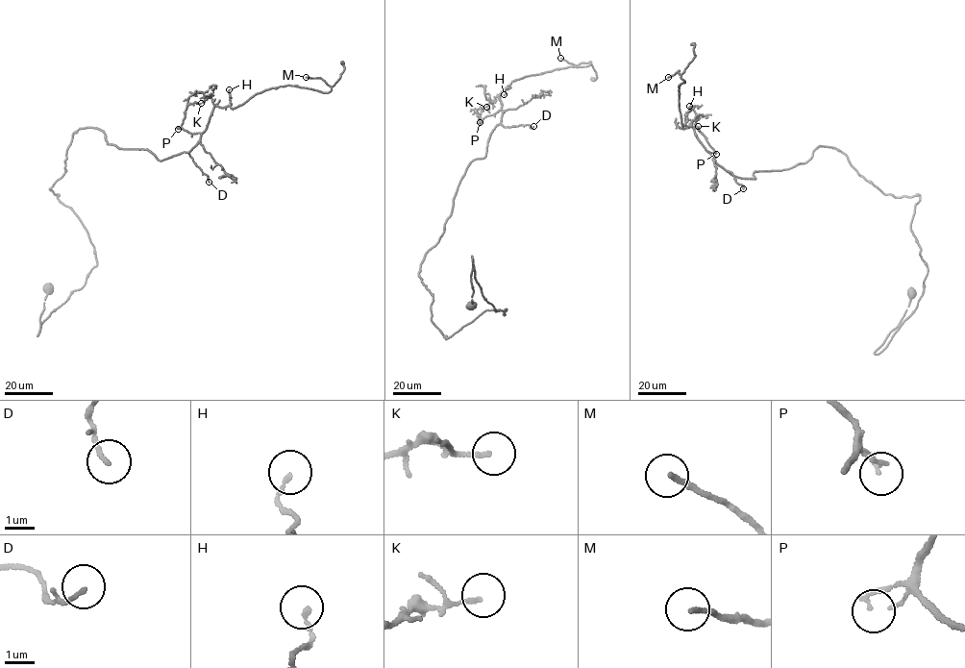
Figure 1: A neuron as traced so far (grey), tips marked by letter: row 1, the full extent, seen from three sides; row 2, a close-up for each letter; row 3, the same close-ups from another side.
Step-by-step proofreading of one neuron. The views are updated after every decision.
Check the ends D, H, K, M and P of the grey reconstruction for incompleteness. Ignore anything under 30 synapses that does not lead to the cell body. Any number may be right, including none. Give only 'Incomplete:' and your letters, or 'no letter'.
Incomplete: M

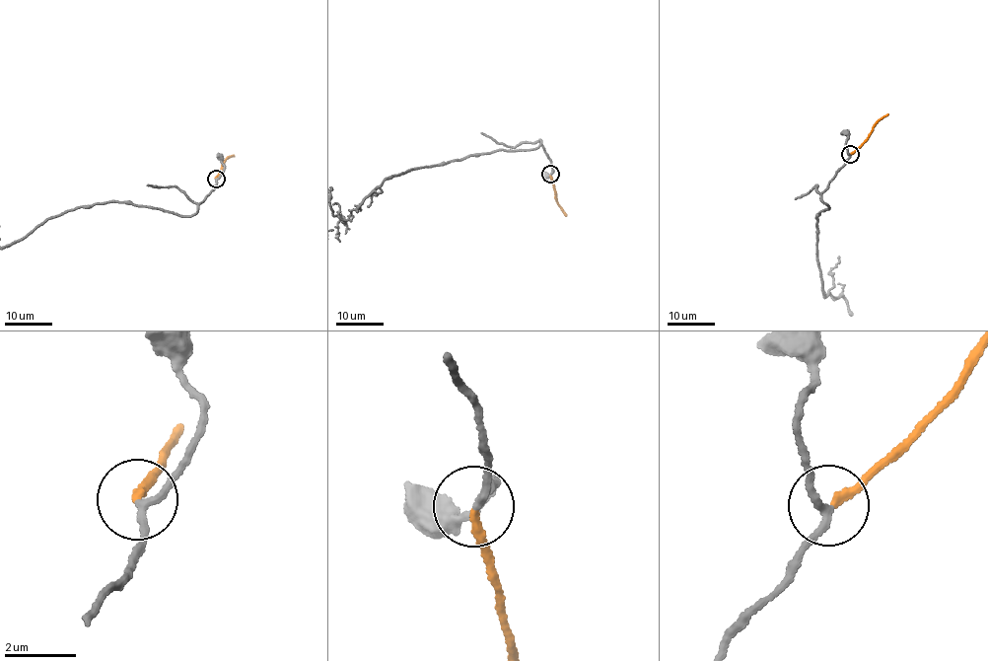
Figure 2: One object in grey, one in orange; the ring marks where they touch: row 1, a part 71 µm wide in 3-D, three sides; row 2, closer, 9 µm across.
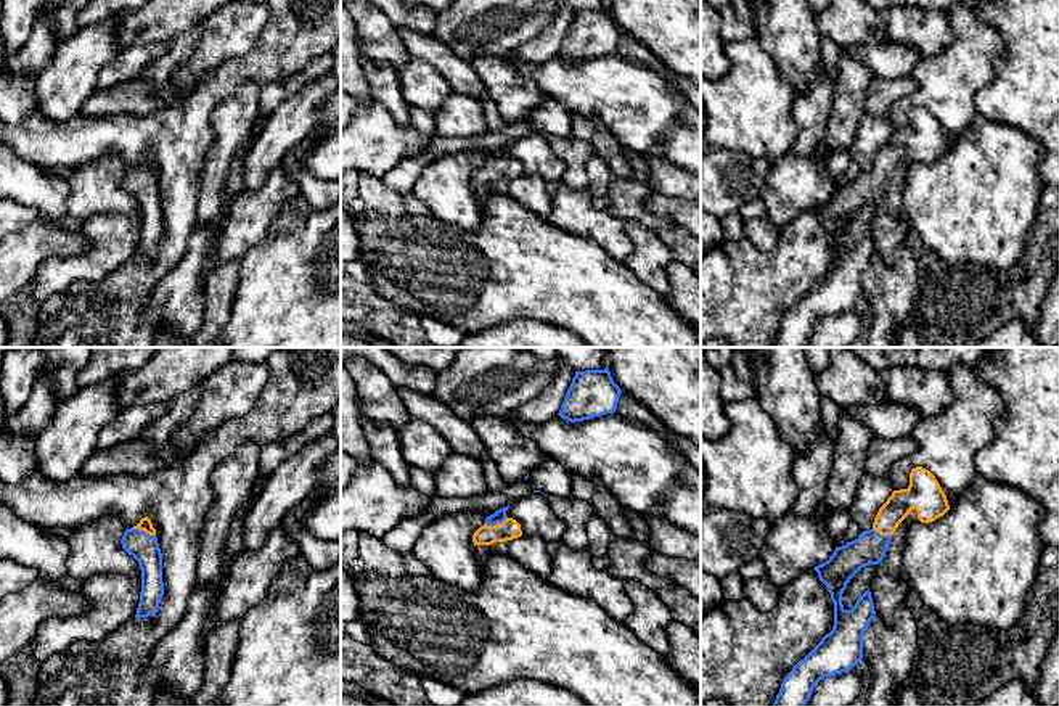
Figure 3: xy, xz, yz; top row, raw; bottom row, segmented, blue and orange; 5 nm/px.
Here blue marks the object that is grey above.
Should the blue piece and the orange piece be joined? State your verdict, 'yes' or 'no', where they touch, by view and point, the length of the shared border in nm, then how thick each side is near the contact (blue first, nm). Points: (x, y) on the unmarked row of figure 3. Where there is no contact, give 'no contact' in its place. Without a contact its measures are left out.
yes | xz (495, 163) | 130 nm | 60/100 nm

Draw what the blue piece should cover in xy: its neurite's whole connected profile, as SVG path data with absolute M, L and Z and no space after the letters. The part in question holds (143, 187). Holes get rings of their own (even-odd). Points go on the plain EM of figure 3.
M145 156L137 166L125 169L121 183L141 209L141 232L135 257L156 256L164 235L164 222L162 193L151 159Z

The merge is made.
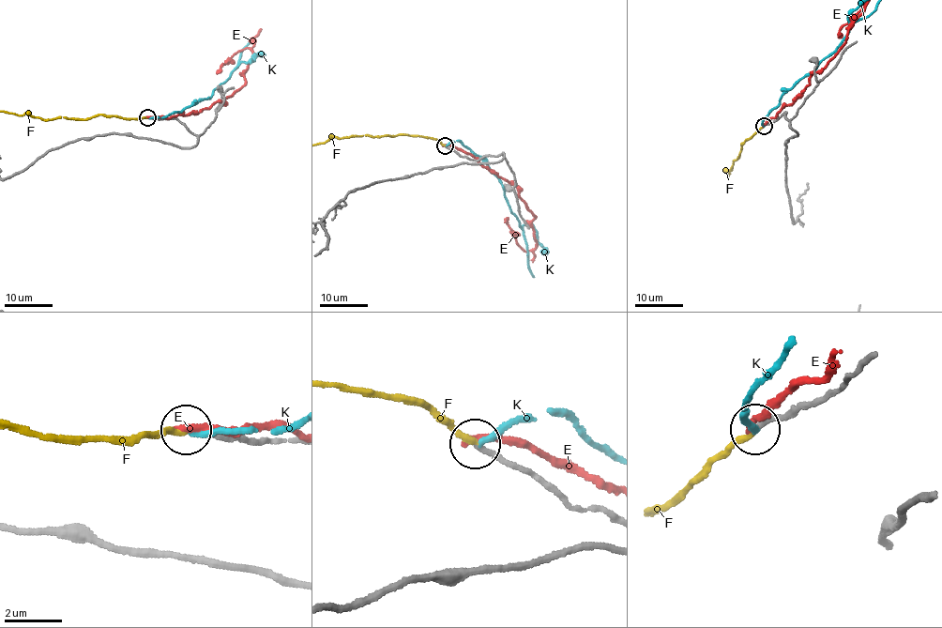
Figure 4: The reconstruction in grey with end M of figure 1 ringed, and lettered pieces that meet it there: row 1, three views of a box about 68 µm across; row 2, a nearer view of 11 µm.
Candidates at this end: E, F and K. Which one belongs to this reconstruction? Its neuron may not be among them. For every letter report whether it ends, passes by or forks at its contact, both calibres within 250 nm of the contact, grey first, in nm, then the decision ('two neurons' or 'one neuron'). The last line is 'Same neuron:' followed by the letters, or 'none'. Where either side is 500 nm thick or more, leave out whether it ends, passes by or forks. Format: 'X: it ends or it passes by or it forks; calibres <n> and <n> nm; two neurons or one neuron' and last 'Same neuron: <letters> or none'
E: it ends; calibres 190 and 280 nm; two neurons
F: it ends; calibres 190 and 170 nm; one neuron
K: it ends; calibres 200 and 200 nm; two neurons
Same neuron: F

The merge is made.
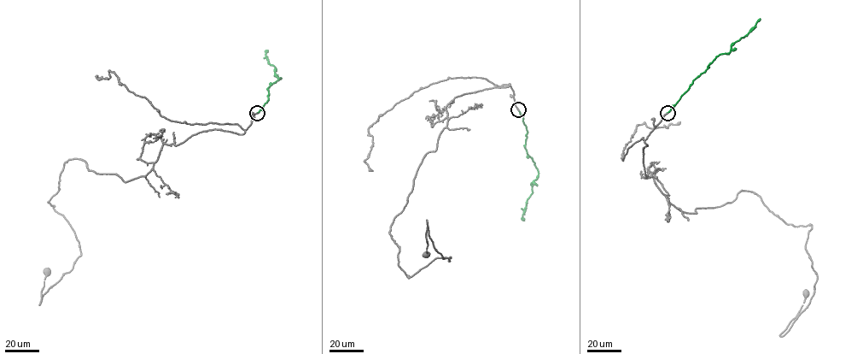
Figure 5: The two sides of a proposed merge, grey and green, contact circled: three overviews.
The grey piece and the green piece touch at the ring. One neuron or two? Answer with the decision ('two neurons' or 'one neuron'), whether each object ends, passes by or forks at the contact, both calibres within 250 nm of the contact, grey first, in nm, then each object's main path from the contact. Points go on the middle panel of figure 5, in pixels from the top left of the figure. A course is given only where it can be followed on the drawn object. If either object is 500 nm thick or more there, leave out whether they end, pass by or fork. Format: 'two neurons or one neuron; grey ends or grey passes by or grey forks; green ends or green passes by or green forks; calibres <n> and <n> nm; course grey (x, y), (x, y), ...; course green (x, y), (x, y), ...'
two neurons; grey ends; green ends; calibres 240 and 220 nm; course grey (518, 109), (510, 84), (445, 108), (389, 233), (408, 278), (451, 257), (427, 220), (426, 254); course green (518, 109), (527, 132), (524, 146), (539, 173), (532, 182), (532, 193), (527, 200), (521, 218), (523, 221)

